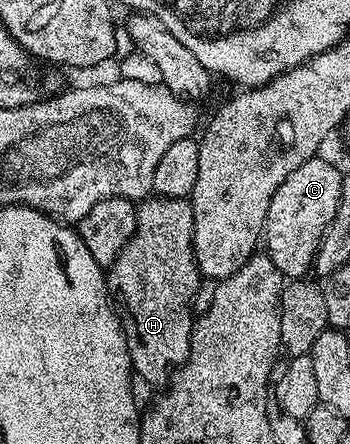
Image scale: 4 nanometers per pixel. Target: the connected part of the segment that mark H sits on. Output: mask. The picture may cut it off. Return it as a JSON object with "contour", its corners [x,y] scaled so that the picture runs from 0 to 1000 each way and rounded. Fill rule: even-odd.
{"contour":[[[426,439],[389,459],[389,516],[337,572],[337,581],[306,606],[309,662],[343,714],[343,732],[366,773],[366,795],[377,809],[377,833],[423,865],[477,867],[489,845],[526,818],[543,788],[554,709],[549,673],[577,628],[560,577],[549,568],[554,545],[554,473],[534,448],[474,446]]]}

